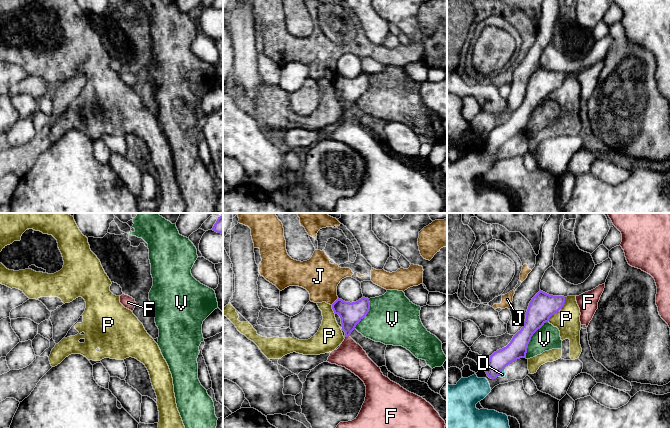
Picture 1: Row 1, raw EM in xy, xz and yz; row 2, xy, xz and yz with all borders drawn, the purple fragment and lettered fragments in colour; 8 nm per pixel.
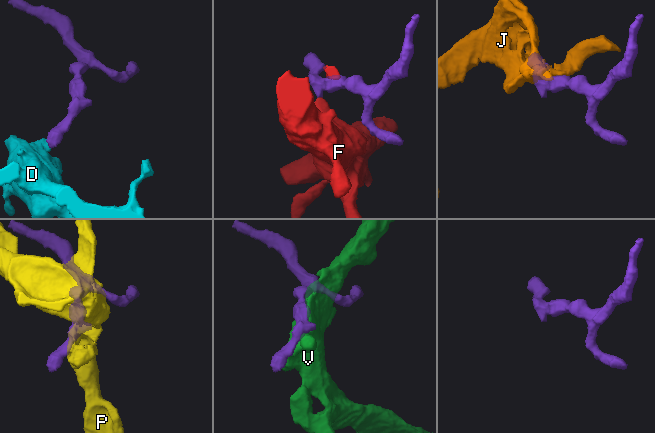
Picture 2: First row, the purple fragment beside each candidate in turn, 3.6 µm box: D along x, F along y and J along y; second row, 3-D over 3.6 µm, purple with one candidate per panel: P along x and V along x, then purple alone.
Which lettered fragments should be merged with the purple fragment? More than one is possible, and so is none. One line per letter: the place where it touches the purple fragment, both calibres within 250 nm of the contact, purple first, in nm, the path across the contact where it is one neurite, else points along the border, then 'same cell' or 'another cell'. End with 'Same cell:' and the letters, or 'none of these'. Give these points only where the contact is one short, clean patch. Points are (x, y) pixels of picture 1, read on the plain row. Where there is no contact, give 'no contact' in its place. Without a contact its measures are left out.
D: contact yz (499, 149); calibres 160 and 50 nm; border yz (503, 145), (497, 152); another cell
F: contact xz (347, 112); calibres 180 and 220 nm; way xz (351, 90), (347, 103), (347, 112), (350, 131); same cell
J: contact xz (335, 77); calibres 180 and 300 nm; another cell
P: contact yz (558, 86); calibres 200 and 200 nm; another cell
V: contact yz (530, 115); calibres 200 and 200 nm; another cell
Same cell: F

